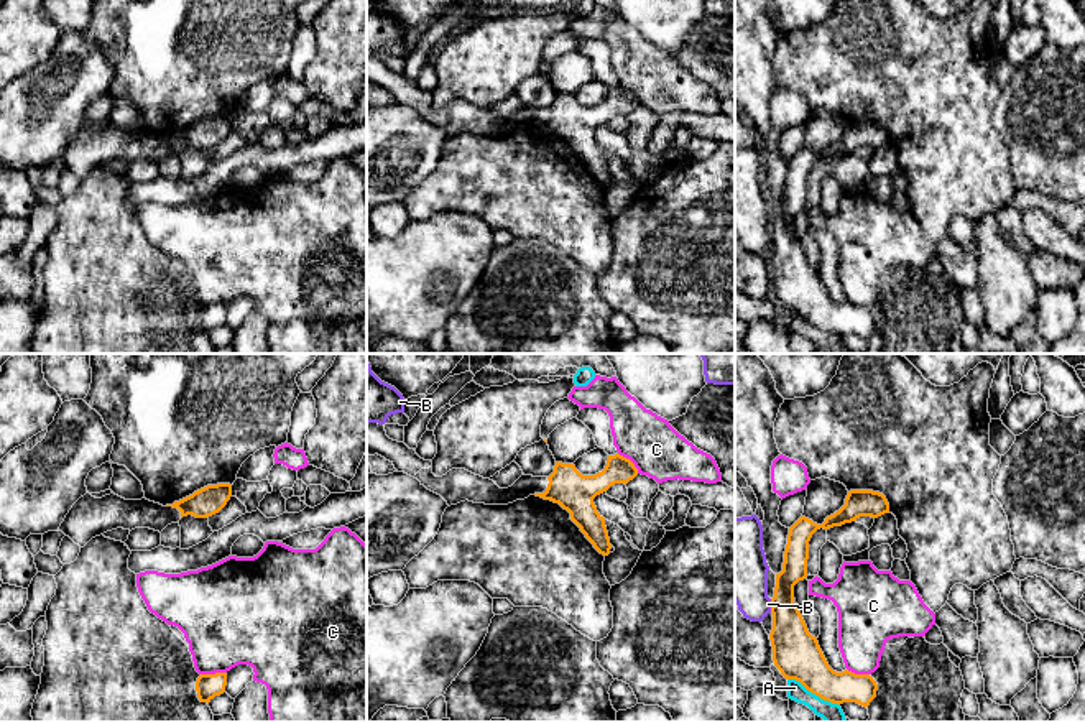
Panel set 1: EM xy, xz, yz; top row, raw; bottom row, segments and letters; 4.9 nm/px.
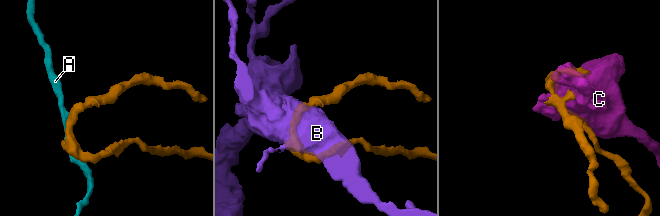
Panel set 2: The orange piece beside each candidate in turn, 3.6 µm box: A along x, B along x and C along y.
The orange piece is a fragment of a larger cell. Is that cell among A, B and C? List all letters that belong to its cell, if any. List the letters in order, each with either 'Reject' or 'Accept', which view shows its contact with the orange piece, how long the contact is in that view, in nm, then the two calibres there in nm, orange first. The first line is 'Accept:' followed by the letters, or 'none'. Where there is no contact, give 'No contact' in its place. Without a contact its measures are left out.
Accept: none
A: Reject. Touches orange in yz. Shared border 300 nm. Thickness 240 nm (orange) against 100 nm
B: Reject. Touches orange in yz. Shared border 70 nm. Thickness 220 nm (orange) against 300 nm
C: Reject. Touches orange in xy. Shared border 130 nm. Thickness 120 nm (orange) against 400 nm

